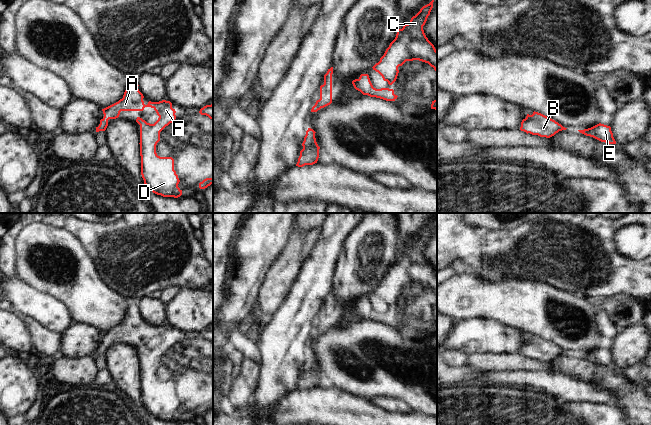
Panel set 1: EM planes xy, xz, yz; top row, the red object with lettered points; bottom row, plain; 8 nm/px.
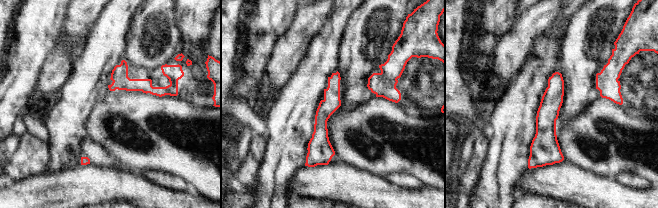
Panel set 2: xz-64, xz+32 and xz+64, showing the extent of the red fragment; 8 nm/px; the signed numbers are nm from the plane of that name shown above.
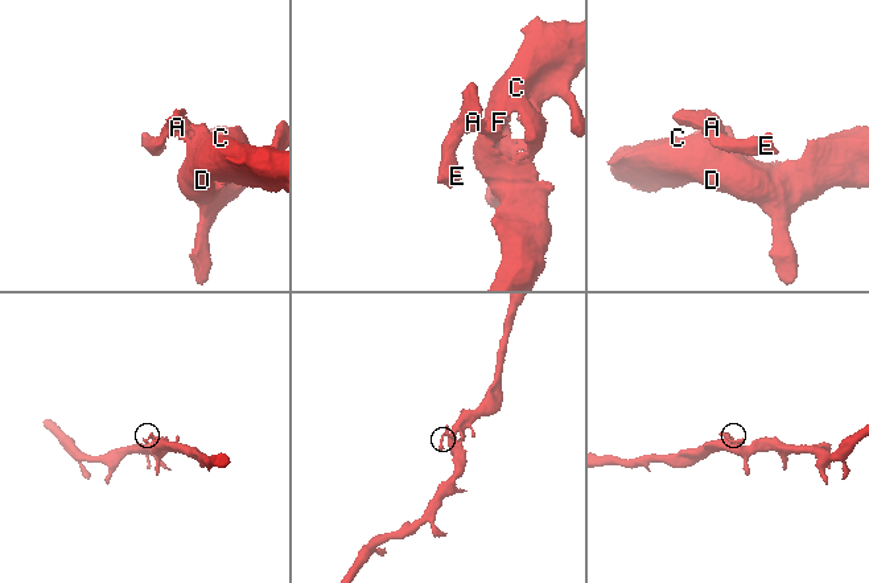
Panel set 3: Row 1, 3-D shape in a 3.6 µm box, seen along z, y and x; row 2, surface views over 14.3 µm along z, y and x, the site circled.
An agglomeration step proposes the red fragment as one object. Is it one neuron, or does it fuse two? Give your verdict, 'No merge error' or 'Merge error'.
No merge error

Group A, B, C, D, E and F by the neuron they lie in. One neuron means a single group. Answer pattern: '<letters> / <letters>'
A B C D E F

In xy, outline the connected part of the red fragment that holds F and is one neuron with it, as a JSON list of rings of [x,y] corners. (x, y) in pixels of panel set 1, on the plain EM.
[[[130,304],[123,322],[102,333],[104,341],[96,351],[96,356],[105,355],[108,344],[118,342],[121,335],[143,335],[145,331],[153,332],[159,340],[154,348],[147,347],[140,341],[136,343],[140,349],[141,399],[144,408],[153,417],[163,421],[178,422],[182,419],[182,414],[178,411],[180,404],[174,394],[174,383],[160,381],[156,377],[160,356],[176,343],[176,335],[172,332],[172,327],[166,324],[149,325],[145,329],[144,320],[138,310],[137,305]]]

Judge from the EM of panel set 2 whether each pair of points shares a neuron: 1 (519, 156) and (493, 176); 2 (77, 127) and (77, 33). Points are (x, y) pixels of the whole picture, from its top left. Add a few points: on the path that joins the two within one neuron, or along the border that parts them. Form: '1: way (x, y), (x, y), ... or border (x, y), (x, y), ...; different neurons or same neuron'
1: way (513, 156), (499, 170); same neuron
2: border (88, 34), (85, 44), (71, 63); different neurons

